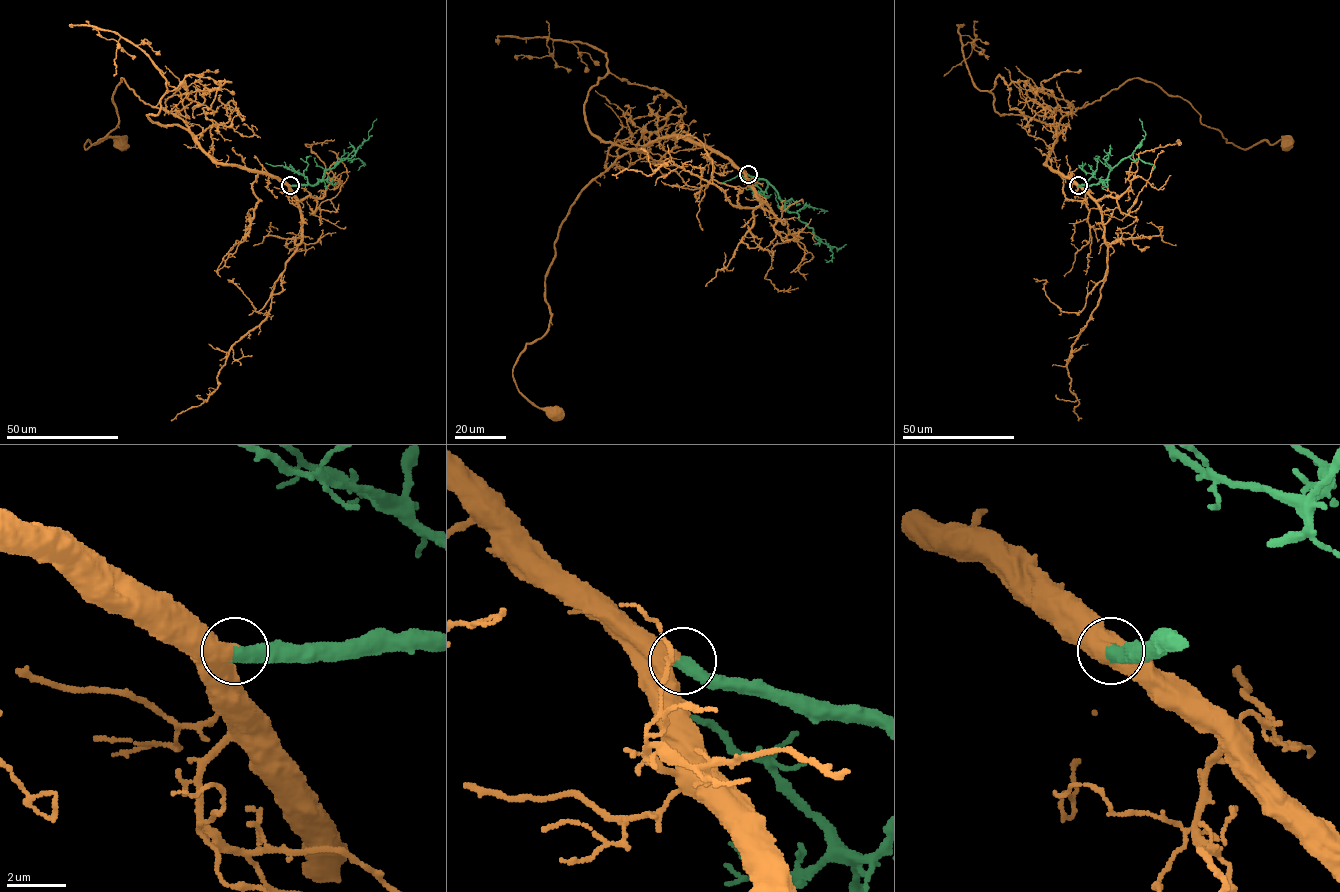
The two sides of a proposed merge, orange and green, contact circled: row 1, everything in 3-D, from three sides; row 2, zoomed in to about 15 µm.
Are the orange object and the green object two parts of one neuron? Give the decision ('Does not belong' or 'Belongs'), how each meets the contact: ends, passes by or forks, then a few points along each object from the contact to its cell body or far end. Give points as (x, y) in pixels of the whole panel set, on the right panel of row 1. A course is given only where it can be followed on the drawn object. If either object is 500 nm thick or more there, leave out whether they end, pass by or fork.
Belongs. Course of orange: (1078, 185), (1045, 165), (1057, 124), (1137, 78), (1180, 96), (1227, 142), (1247, 149), (1283, 137), (1288, 144). Course of green: (1078, 185), (1097, 185), (1141, 145), (1145, 134), (1139, 118)

